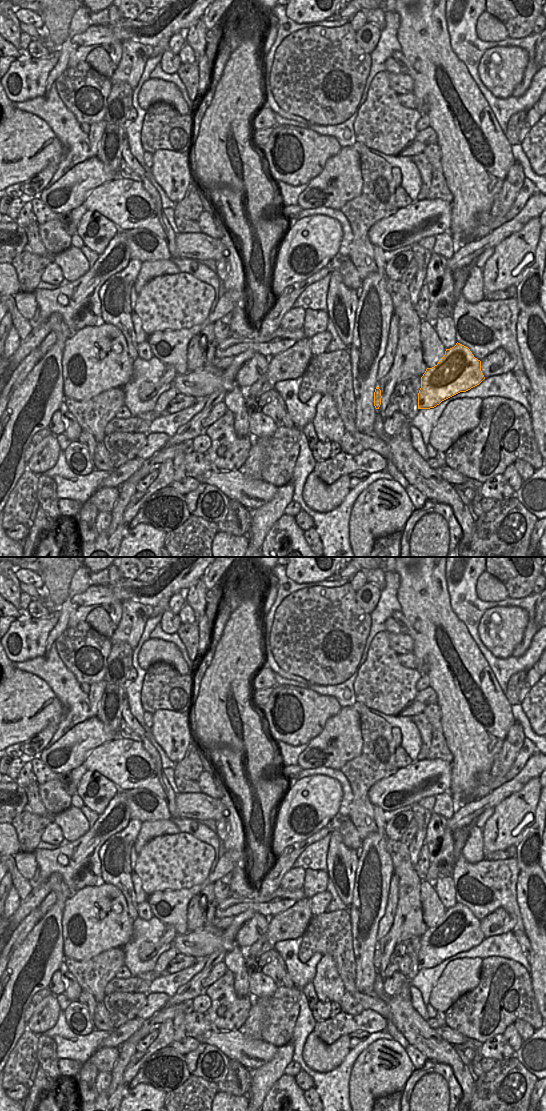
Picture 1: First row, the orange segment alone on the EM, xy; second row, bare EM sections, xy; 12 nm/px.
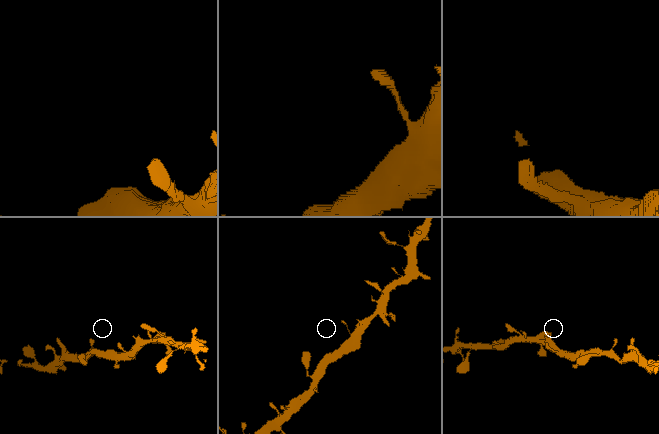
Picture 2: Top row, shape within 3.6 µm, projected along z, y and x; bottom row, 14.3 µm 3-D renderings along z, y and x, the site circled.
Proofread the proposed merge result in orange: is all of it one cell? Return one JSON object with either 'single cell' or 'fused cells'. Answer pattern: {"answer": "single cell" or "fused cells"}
{"answer": "single cell"}

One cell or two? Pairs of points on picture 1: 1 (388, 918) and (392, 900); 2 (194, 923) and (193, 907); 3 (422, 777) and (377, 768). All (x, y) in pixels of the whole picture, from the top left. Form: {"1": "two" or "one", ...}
{"1": "one", "2": "one", "3": "two"}

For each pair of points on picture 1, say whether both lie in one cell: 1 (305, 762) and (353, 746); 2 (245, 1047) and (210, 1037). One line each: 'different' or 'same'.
1: same
2: same

